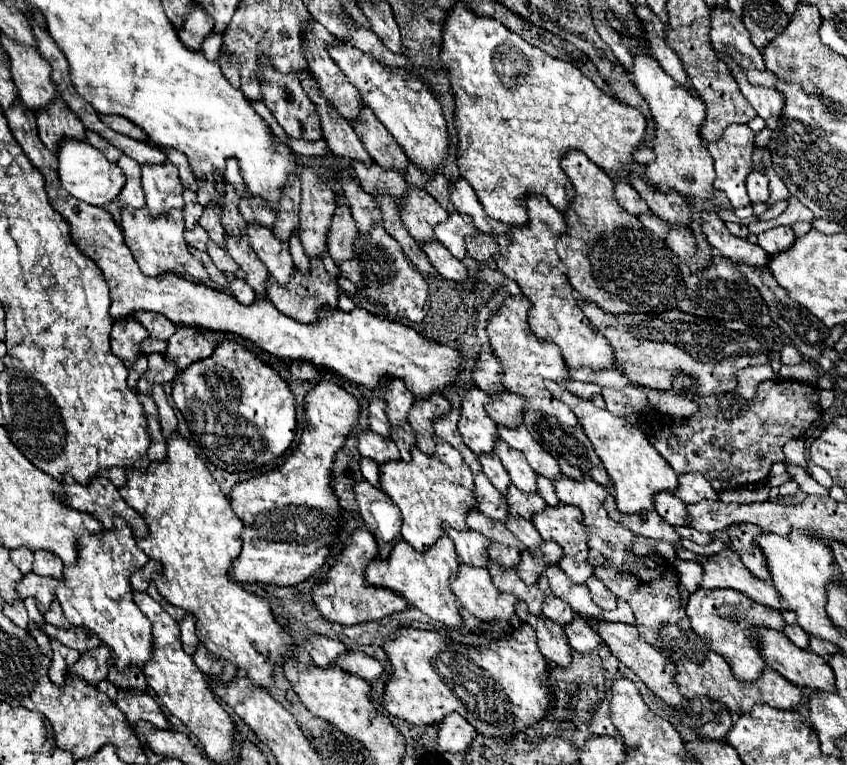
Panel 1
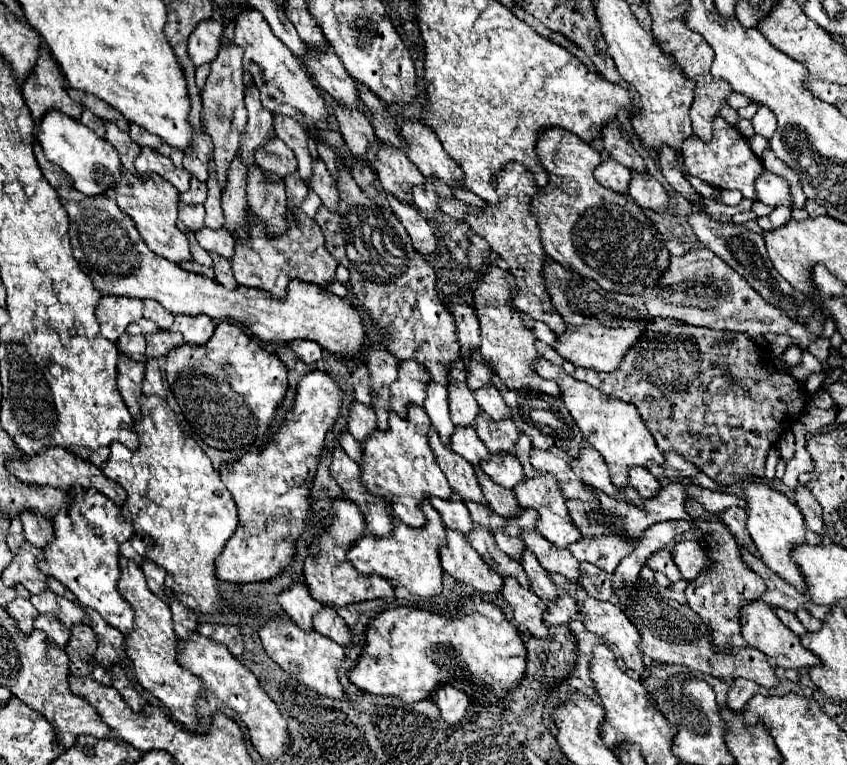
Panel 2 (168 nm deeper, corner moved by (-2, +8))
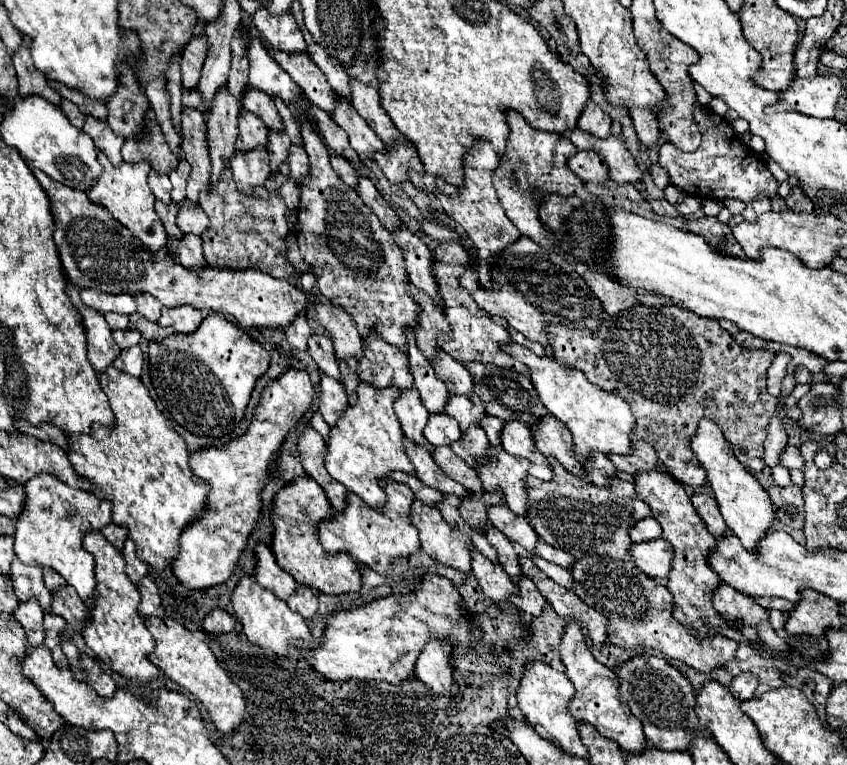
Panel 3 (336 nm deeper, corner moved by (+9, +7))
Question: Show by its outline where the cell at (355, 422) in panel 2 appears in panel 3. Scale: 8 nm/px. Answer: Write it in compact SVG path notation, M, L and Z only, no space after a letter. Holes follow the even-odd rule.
M322 374L322 380L320 380L320 386L322 386L320 414L324 416L324 420L330 426L336 426L336 422L342 418L344 410L348 408L346 390L338 380L334 380L330 376L324 376L324 374Z

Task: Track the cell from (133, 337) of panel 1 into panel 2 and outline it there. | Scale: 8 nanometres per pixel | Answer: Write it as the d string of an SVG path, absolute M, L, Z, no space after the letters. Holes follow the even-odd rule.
M101 297L95 315L99 317L101 335L117 341L131 321L143 317L143 301L131 301L131 297Z

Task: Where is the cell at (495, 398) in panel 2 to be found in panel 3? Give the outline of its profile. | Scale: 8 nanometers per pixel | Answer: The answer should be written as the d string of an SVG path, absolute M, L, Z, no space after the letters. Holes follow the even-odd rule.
M442 352L432 366L436 370L436 376L446 384L450 394L472 396L472 392L474 392L472 376L470 376L470 372L460 362L456 362L452 356Z

